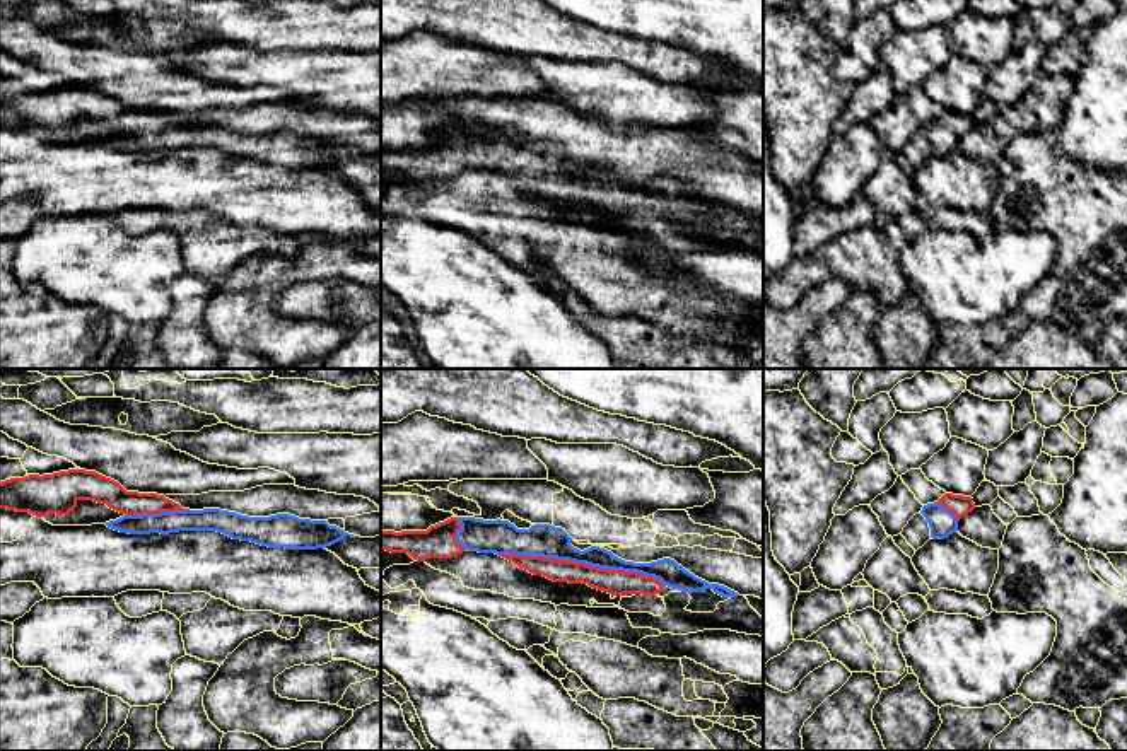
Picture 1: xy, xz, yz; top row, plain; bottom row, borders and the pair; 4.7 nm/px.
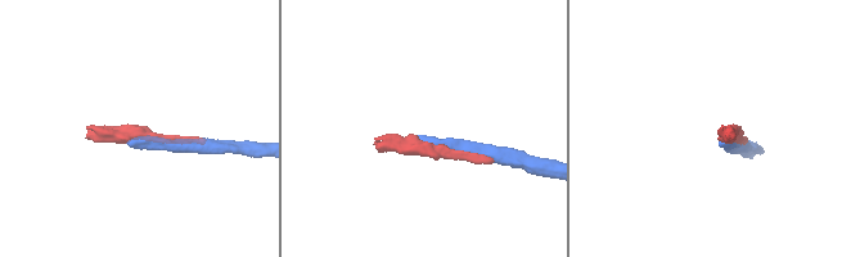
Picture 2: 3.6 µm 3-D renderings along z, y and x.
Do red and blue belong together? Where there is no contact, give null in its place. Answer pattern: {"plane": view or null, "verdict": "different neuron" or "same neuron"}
{"plane": "xz", "verdict": "same neuron"}

